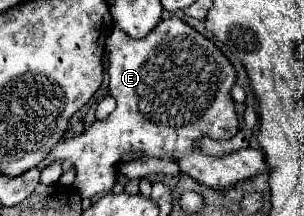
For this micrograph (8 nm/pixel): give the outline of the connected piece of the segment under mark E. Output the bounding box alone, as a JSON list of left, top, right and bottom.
[50,18,270,198]

